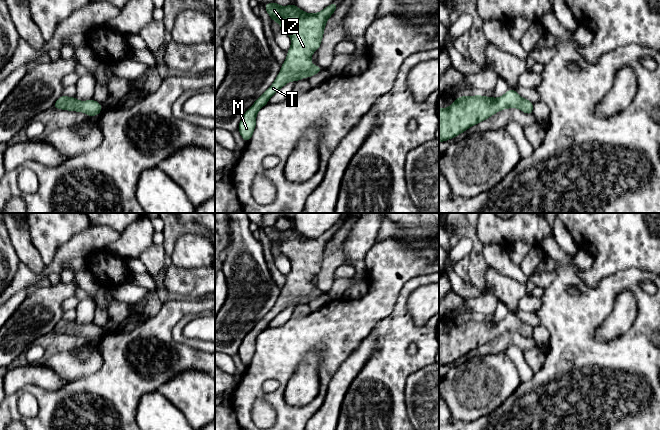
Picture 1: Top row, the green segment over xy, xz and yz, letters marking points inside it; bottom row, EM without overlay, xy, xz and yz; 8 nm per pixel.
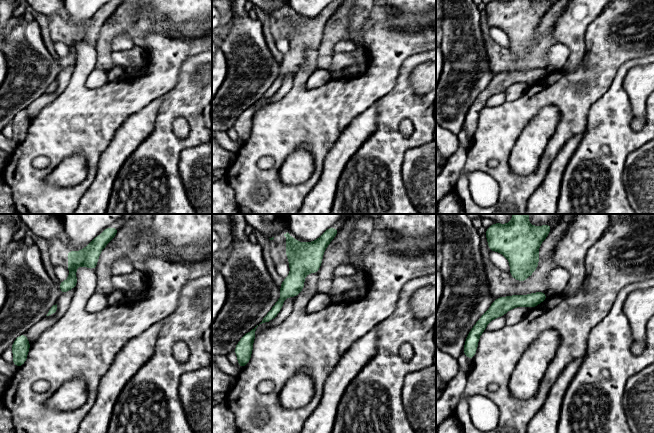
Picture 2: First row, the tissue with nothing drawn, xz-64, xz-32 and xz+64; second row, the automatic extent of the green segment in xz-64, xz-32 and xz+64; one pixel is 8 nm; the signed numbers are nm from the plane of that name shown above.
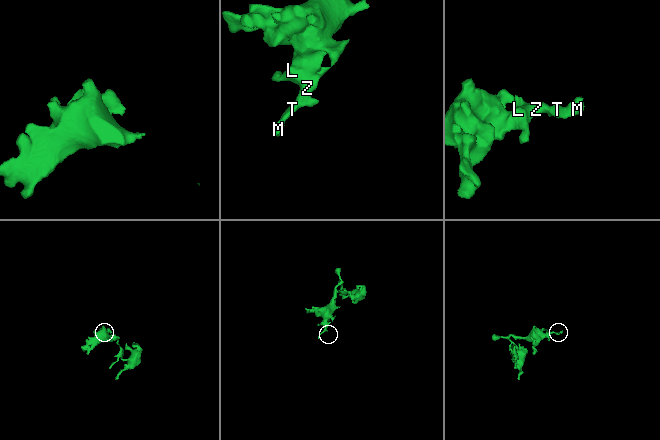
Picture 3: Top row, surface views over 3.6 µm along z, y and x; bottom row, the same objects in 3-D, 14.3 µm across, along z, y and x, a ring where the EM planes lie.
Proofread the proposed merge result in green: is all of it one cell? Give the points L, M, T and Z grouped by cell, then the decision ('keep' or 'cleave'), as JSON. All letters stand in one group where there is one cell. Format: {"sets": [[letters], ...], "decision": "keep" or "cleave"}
{"sets": [["L", "M", "T", "Z"]], "decision": "keep"}

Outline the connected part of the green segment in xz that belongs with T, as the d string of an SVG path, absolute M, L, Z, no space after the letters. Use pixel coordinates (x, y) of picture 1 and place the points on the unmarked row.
M276 226L264 229L272 245L276 245L290 260L291 272L273 308L245 336L239 347L238 355L245 366L253 359L258 335L268 328L271 320L290 305L310 302L322 295L319 289L312 289L311 280L319 273L326 246L338 230L332 226L319 237L310 238L300 234L294 227L285 231Z

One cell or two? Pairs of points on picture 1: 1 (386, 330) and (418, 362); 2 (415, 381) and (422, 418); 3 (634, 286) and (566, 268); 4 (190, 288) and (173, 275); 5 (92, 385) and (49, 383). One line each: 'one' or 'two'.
1: one
2: one
3: one
4: one
5: two

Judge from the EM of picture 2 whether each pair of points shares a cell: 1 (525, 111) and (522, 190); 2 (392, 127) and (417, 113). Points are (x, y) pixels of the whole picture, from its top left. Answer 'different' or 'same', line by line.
1: same
2: same

